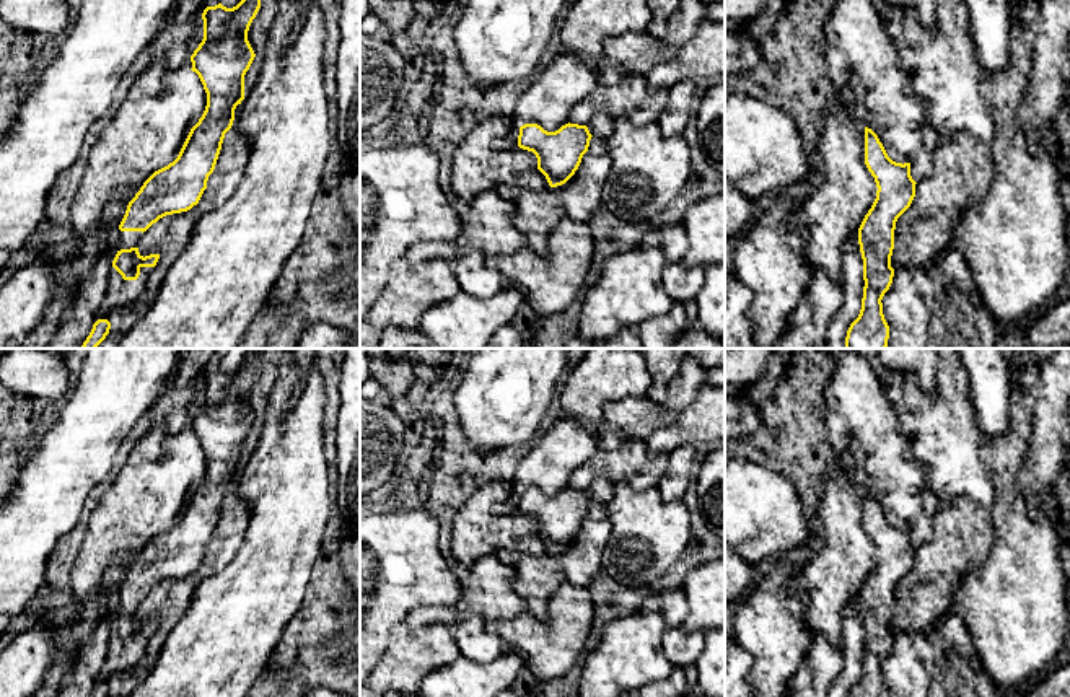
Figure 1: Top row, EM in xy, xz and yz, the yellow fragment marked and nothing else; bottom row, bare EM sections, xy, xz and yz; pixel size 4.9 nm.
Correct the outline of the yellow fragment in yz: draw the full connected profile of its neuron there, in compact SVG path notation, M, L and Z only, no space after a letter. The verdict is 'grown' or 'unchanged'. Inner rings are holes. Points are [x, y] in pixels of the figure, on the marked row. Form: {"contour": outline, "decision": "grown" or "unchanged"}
{"contour": "M865 127L865 164L876 182L876 199L858 228L863 259L863 298L858 318L850 324L845 348L886 348L889 326L883 314L883 296L894 277L891 256L897 218L915 197L910 163L892 161L878 135Z", "decision": "unchanged"}

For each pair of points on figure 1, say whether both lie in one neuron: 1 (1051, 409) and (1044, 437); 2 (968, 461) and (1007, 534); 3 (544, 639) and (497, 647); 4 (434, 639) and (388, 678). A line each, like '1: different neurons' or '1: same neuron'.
1: same neuron
2: different neurons
3: different neurons
4: same neuron

